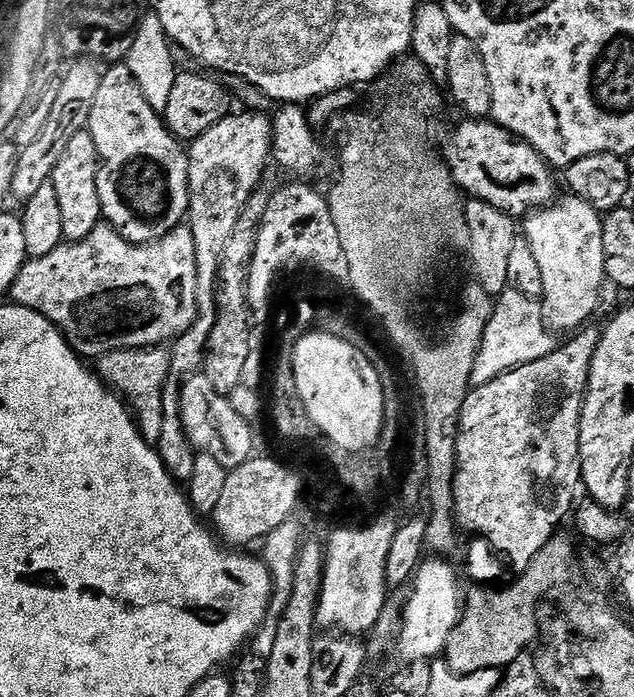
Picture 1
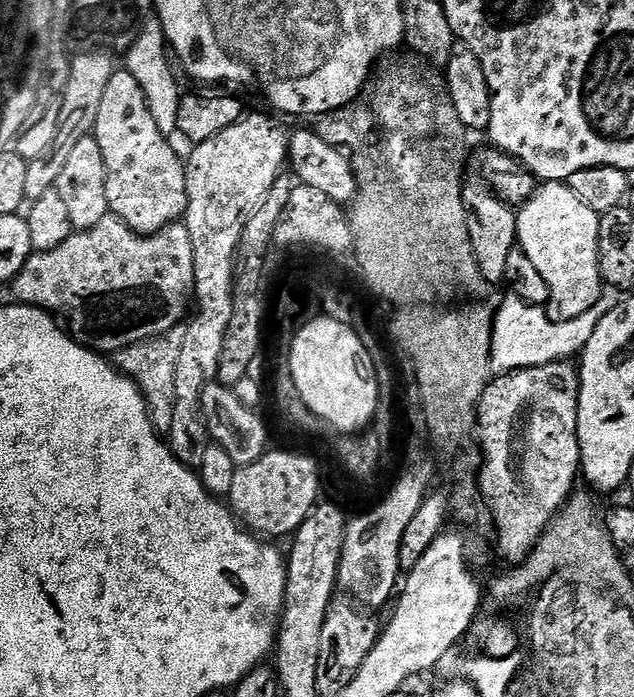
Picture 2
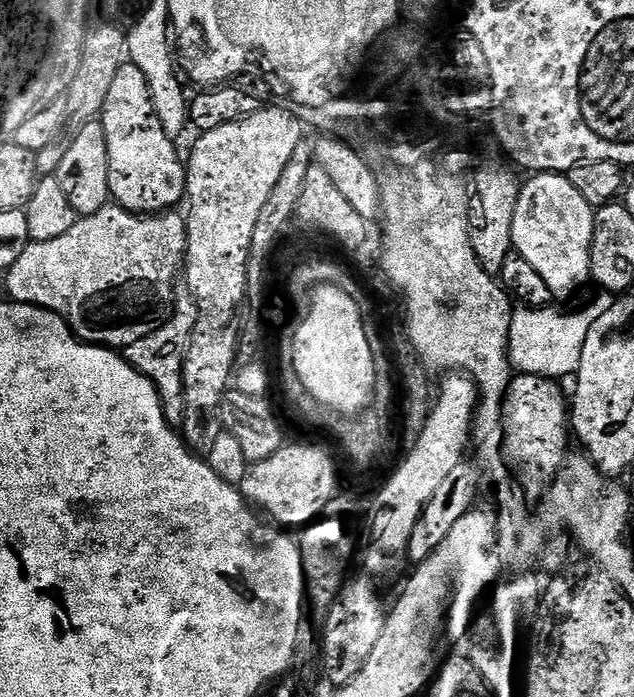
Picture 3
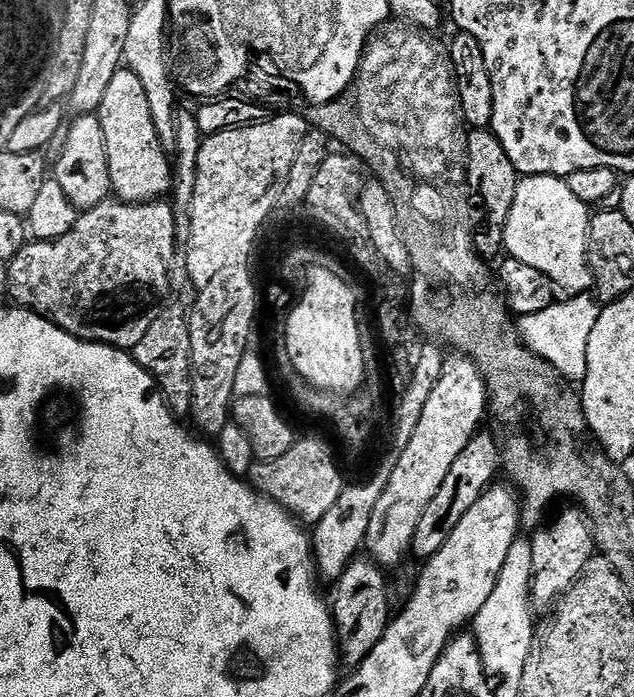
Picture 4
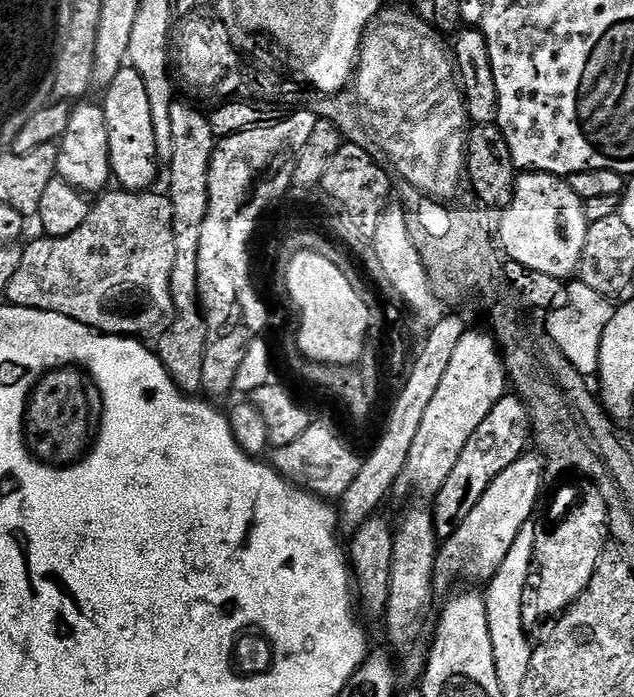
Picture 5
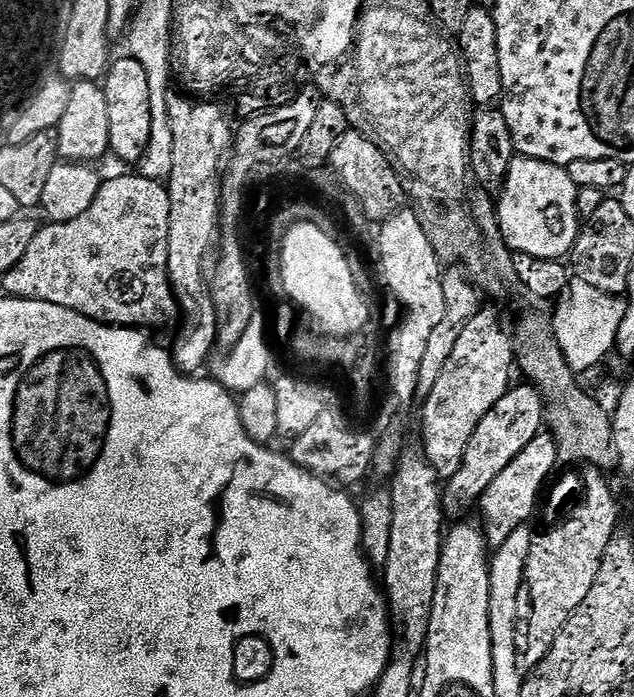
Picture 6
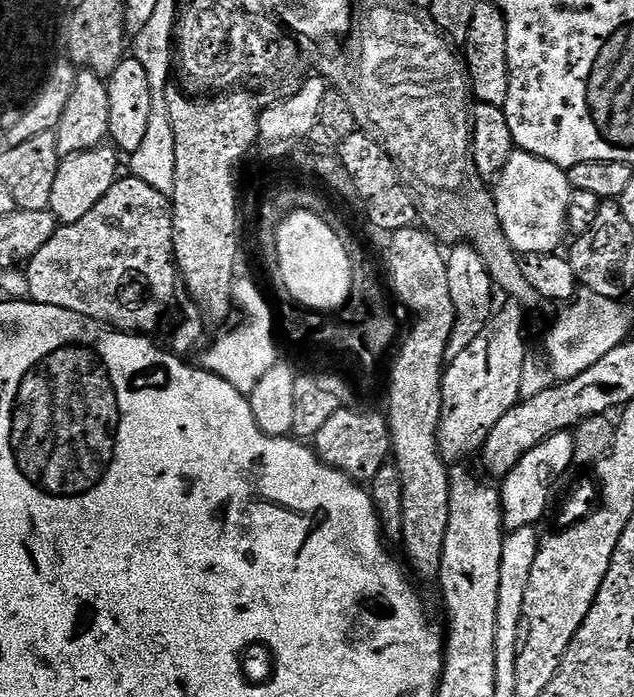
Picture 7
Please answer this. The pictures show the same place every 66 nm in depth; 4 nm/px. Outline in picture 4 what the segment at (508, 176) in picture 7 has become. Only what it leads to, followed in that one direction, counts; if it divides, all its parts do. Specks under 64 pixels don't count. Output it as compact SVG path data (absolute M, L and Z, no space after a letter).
M525 176L520 180L518 190L514 194L514 206L510 210L510 218L504 227L503 251L509 257L525 263L526 266L538 270L553 285L561 288L576 288L579 284L589 283L588 267L588 225L590 223L589 205L583 204L570 190L567 179L559 176Z

